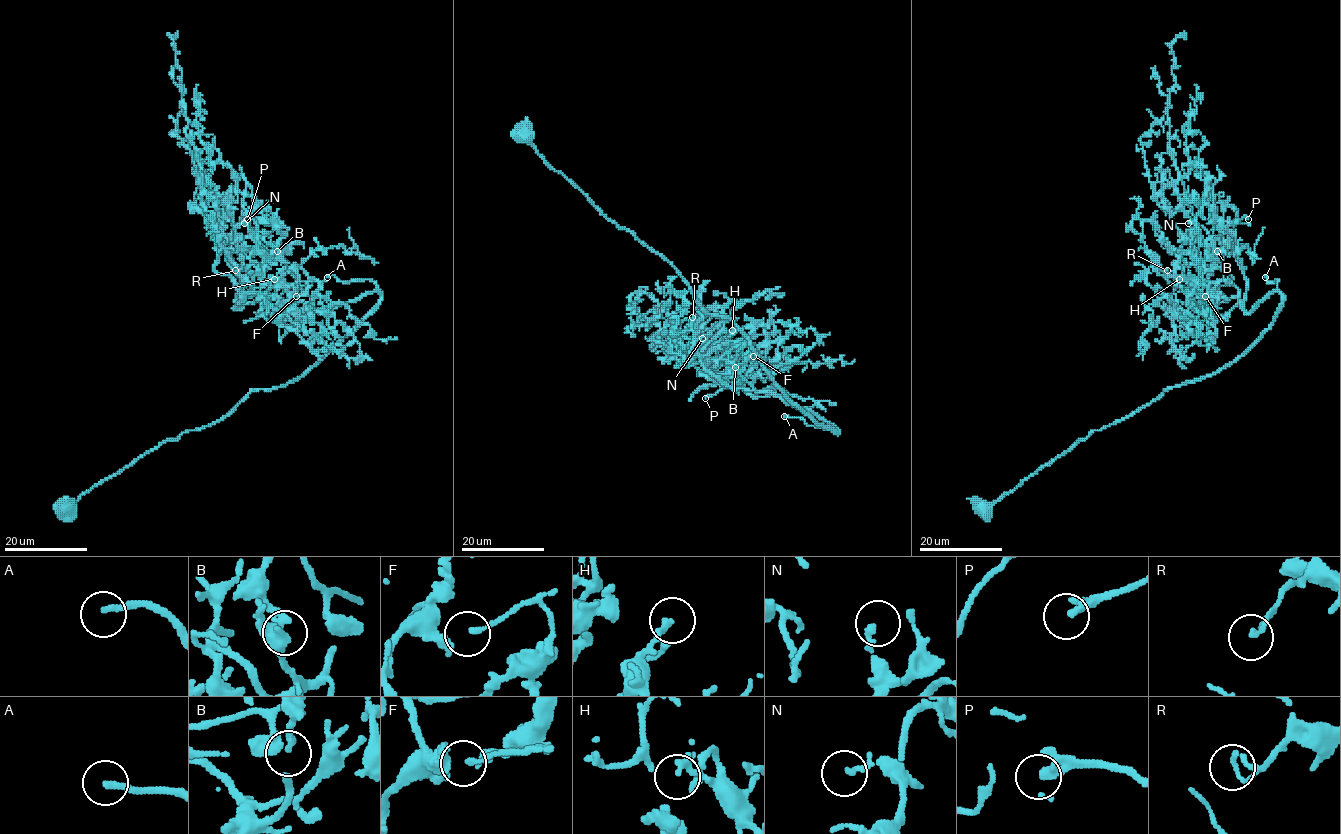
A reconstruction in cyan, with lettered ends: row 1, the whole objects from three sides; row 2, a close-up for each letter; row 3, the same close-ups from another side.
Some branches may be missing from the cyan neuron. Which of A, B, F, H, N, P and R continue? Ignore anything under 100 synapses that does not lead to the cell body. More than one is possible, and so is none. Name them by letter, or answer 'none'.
A

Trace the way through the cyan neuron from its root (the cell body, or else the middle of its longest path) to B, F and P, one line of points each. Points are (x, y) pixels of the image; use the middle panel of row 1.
B: (521, 134), (838, 433), (775, 394), (721, 385), (735, 367)
F: (521, 134), (838, 433), (769, 392), (733, 390), (765, 360), (753, 356)
P: (521, 134), (838, 433), (738, 378), (705, 398)

